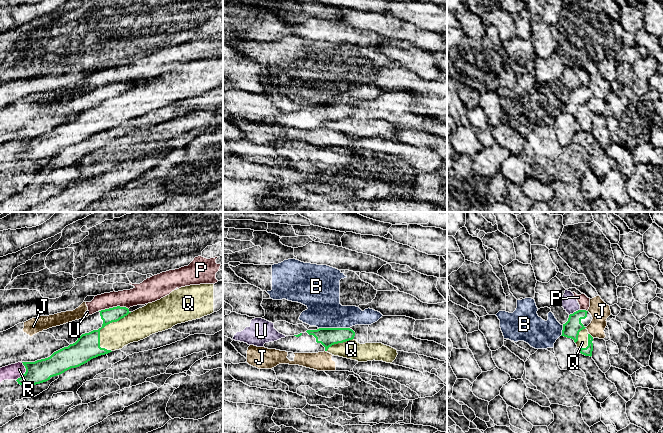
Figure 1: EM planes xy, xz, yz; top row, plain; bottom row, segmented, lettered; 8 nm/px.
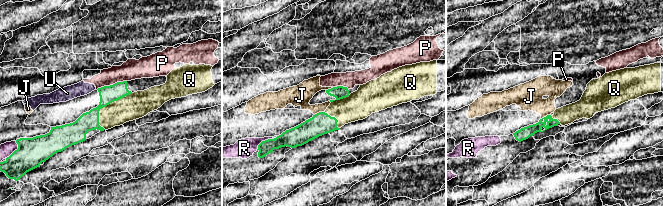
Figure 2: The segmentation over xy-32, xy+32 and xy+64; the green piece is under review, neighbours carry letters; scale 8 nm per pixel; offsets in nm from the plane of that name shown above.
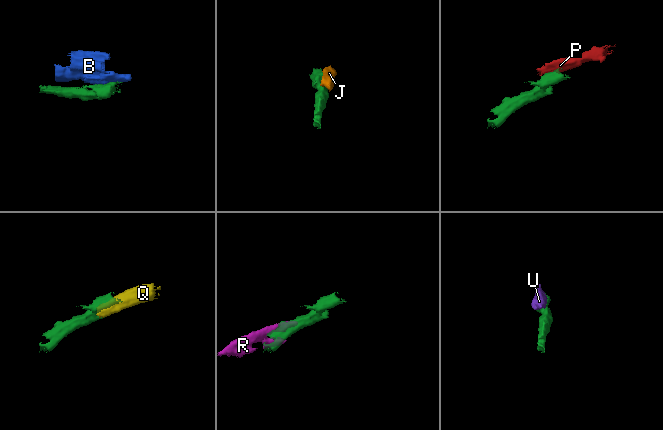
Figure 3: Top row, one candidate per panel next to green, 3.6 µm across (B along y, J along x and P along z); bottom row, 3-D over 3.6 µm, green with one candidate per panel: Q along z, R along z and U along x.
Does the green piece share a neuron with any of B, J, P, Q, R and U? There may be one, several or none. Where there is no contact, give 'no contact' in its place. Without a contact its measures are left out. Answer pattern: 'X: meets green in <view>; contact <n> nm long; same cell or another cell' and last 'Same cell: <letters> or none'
B: meets green in xz; contact 240 nm long; another cell
J: meets green in yz; contact 50 nm long; another cell
P: meets green in xy; contact 240 nm long; another cell
Q: meets green in xy; contact 380 nm long; same cell
R: meets green in xy; contact 160 nm long; another cell
U: meets green in yz; contact 100 nm long; another cell
Same cell: Q

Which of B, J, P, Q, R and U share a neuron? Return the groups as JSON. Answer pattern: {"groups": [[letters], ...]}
{"groups": [["B"], ["J", "R"], ["P", "U"], ["Q"]]}

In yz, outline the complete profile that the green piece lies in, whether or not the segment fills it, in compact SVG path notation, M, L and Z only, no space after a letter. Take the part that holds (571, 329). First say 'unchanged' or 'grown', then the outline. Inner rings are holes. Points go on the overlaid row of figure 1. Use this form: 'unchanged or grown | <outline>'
grown | M578 310L569 315L568 321L563 324L562 335L571 338L580 349L580 353L585 356L592 356L593 337L588 333L586 327L581 323L587 317L586 310Z

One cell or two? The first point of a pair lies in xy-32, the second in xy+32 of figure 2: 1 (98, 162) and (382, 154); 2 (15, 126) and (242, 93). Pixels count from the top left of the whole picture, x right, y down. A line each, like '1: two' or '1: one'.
1: two
2: two

